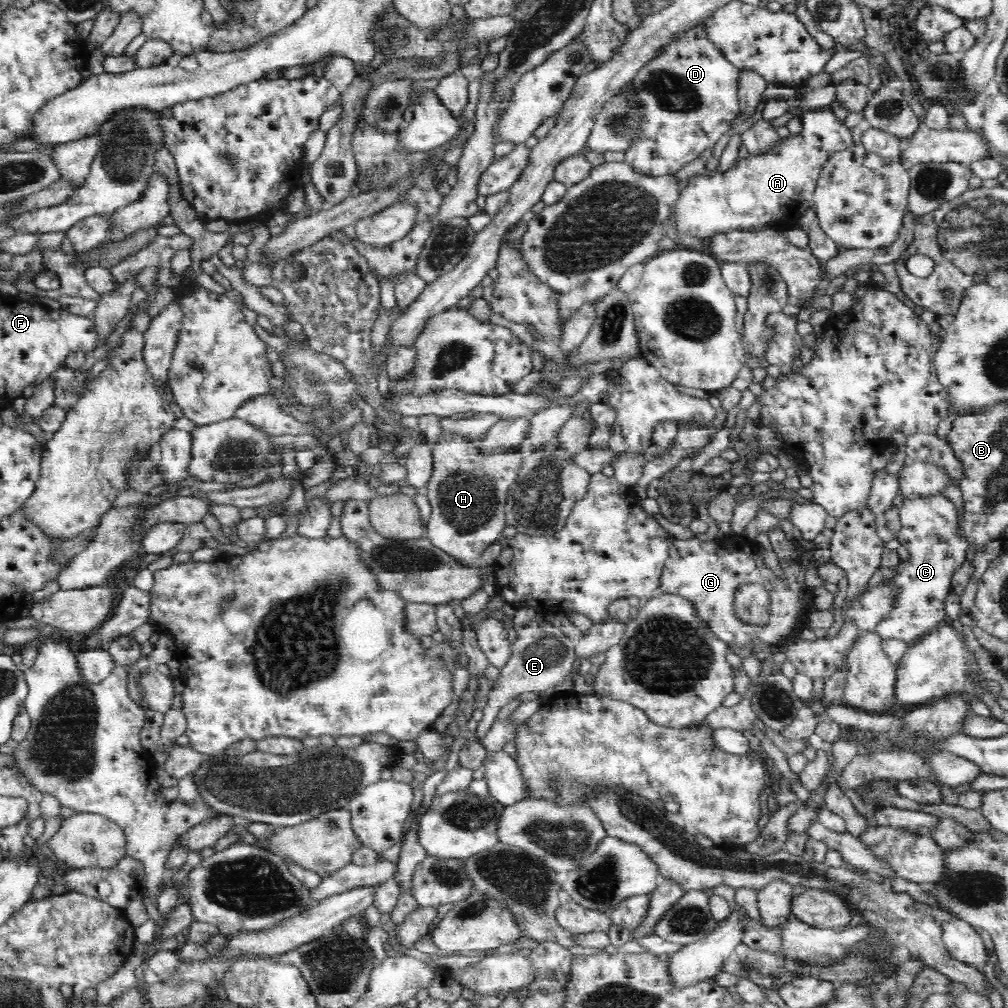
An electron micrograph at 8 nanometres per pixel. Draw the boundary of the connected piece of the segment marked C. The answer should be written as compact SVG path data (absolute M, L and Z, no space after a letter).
M942 494L916 500L904 498L899 517L901 529L896 538L907 548L910 557L898 564L898 574L894 578L883 580L884 583L892 580L898 585L898 604L874 631L881 640L898 639L912 644L948 621L944 598L952 591L952 576L965 561L969 544L959 530L957 506Z

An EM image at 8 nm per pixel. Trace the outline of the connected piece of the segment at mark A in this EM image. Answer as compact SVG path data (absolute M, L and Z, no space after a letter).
M832 104L808 111L800 119L802 132L784 138L772 152L739 158L722 174L692 175L675 204L676 232L704 240L772 222L786 229L797 226L799 218L814 206L813 192L823 164L833 152L846 150L855 143L850 128L838 119Z

